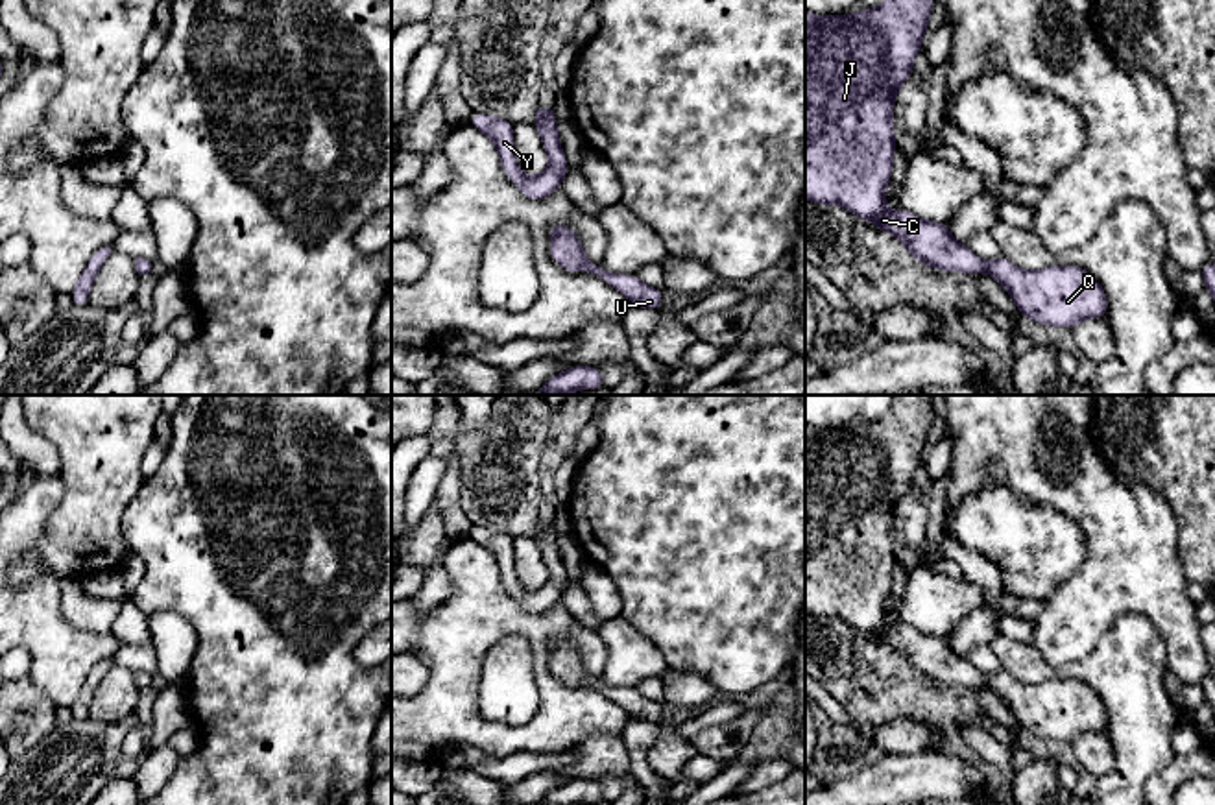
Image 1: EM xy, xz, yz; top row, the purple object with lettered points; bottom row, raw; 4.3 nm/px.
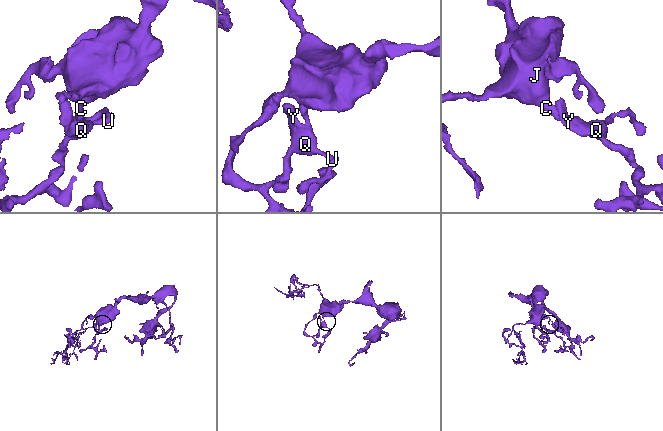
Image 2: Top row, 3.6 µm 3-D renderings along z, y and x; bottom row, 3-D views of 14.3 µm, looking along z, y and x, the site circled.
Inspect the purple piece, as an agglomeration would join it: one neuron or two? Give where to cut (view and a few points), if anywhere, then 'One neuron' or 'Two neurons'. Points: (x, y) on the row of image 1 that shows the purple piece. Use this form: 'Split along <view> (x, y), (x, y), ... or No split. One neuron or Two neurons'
No split. One neuron

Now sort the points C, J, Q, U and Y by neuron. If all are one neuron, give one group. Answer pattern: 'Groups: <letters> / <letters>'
Groups: C J Q U Y

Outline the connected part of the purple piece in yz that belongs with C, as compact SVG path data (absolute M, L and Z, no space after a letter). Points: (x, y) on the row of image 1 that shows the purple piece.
M886 0L870 11L835 17L805 9L805 199L840 205L860 220L872 220L875 229L897 236L920 264L955 273L986 271L1008 290L1019 314L1036 323L1073 329L1084 319L1106 316L1106 294L1082 266L1023 271L1004 255L984 262L953 238L947 223L921 220L903 207L886 212L896 151L894 100L912 74L931 9L932 0Z

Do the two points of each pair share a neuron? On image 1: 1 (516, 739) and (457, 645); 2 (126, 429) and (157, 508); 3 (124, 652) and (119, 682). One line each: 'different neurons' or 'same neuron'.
1: same neuron
2: different neurons
3: different neurons

